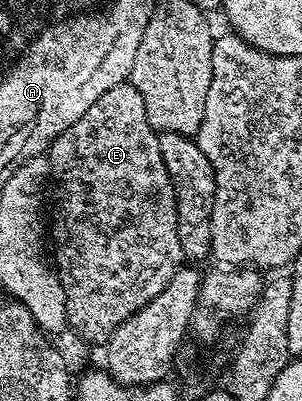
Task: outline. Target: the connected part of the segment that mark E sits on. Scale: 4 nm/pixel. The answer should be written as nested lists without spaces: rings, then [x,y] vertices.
[[[128,83],[119,87],[111,87],[111,91],[99,95],[91,107],[87,107],[87,112],[82,115],[76,123],[71,123],[59,139],[55,139],[47,150],[50,163],[51,185],[53,189],[53,225],[51,221],[51,261],[56,268],[58,279],[63,285],[63,292],[66,296],[66,319],[68,328],[74,329],[86,343],[93,341],[108,342],[113,332],[135,311],[139,311],[167,283],[171,283],[171,275],[175,275],[177,269],[182,268],[183,254],[179,247],[179,223],[177,222],[177,200],[175,199],[175,187],[167,175],[167,167],[163,167],[163,151],[159,151],[159,134],[156,129],[147,123],[147,107],[143,107],[143,95],[134,85]]]

